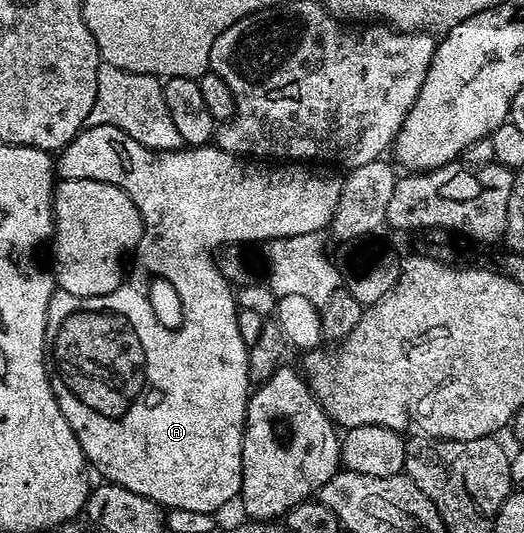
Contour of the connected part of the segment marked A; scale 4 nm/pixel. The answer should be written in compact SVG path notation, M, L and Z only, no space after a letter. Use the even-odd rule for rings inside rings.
M87 126L80 130L78 136L65 149L57 154L57 174L60 179L84 178L85 180L105 181L123 189L140 210L144 220L143 246L139 250L139 270L135 270L135 278L131 282L123 279L120 286L108 295L82 298L70 292L56 289L49 300L47 313L47 375L55 393L57 404L69 420L73 432L83 449L83 456L100 474L100 479L108 483L129 488L129 492L137 492L137 496L149 496L157 505L171 509L203 512L214 515L226 502L240 497L243 489L243 429L247 427L247 403L252 384L247 367L248 347L241 340L241 328L237 328L240 309L237 305L237 294L232 283L219 271L216 251L224 244L244 244L243 242L262 242L267 244L272 239L299 236L301 233L326 231L331 224L331 217L337 208L337 200L341 196L343 178L340 175L326 174L326 169L310 170L307 164L260 164L255 160L225 152L219 146L187 146L177 150L160 150L158 152L139 144L121 128L111 126ZM165 276L168 287L179 297L183 305L183 323L179 330L171 330L168 324L161 324L147 310L145 291L147 278Z

